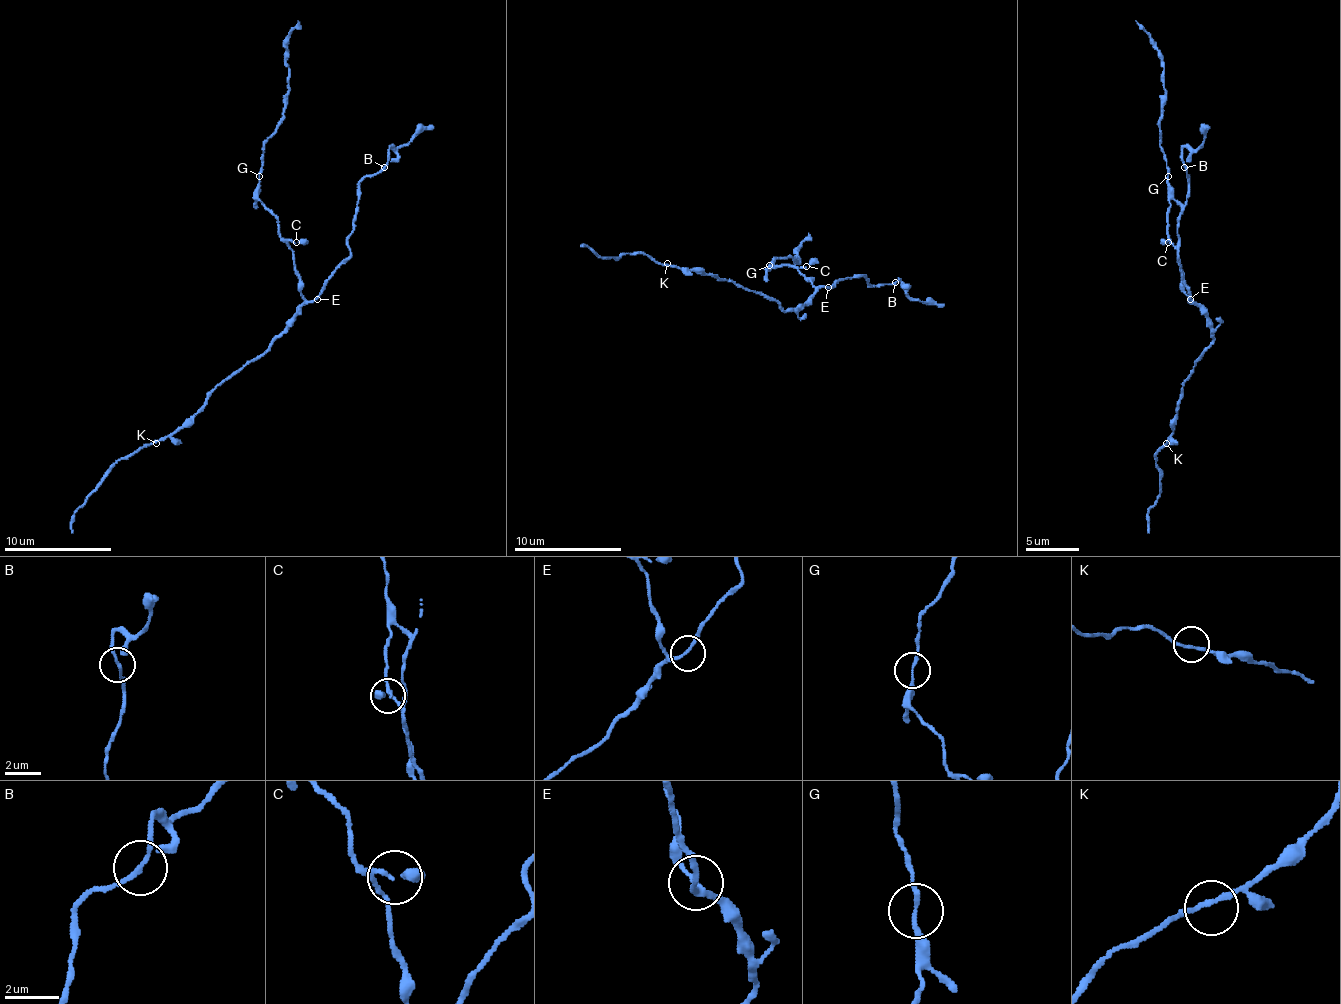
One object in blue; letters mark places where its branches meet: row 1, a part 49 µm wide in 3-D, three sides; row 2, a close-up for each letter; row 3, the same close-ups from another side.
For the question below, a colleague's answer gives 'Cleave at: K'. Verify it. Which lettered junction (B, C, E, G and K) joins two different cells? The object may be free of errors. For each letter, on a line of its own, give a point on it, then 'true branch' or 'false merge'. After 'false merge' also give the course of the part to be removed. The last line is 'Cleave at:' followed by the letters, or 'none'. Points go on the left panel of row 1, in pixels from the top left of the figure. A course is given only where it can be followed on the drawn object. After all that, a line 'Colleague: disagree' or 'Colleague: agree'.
B: (384, 167) | true branch
C: (296, 242) | true branch
E: (317, 299) | true branch
G: (259, 176) | true branch
K: (156, 443) | true branch
Cleave at: none
Colleague: disagree

